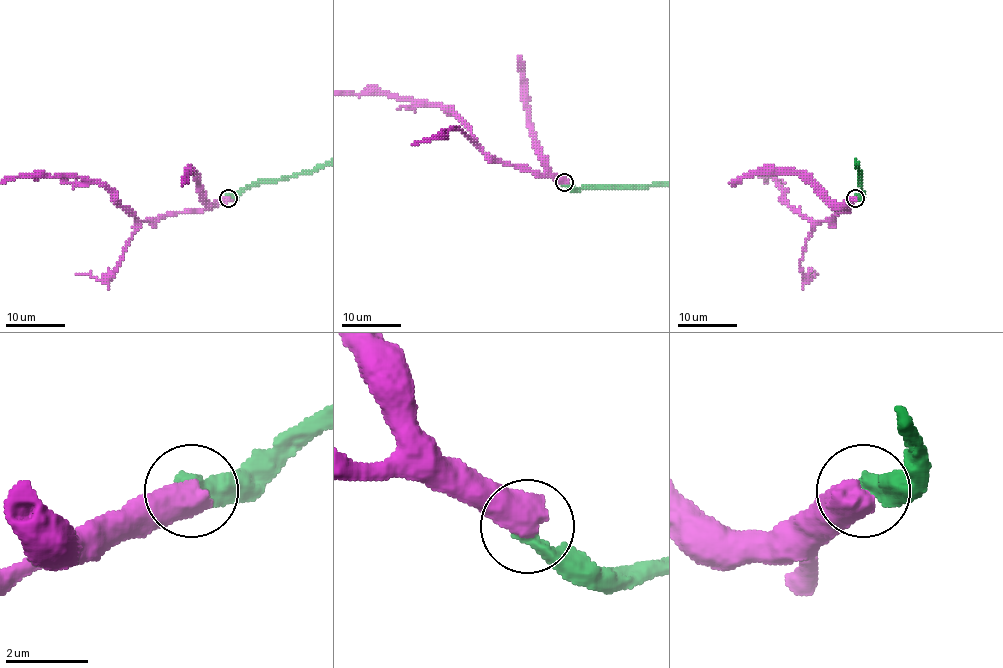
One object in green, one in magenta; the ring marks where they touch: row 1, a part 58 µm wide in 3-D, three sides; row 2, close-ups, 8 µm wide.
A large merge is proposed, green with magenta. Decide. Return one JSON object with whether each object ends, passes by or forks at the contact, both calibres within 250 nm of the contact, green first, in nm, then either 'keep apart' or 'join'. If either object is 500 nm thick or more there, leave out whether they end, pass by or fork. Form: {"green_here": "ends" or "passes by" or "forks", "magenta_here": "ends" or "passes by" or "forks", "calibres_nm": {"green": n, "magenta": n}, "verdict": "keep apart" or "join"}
{"calibres_nm": {"green": 440, "magenta": 800}, "verdict": "keep apart"}

